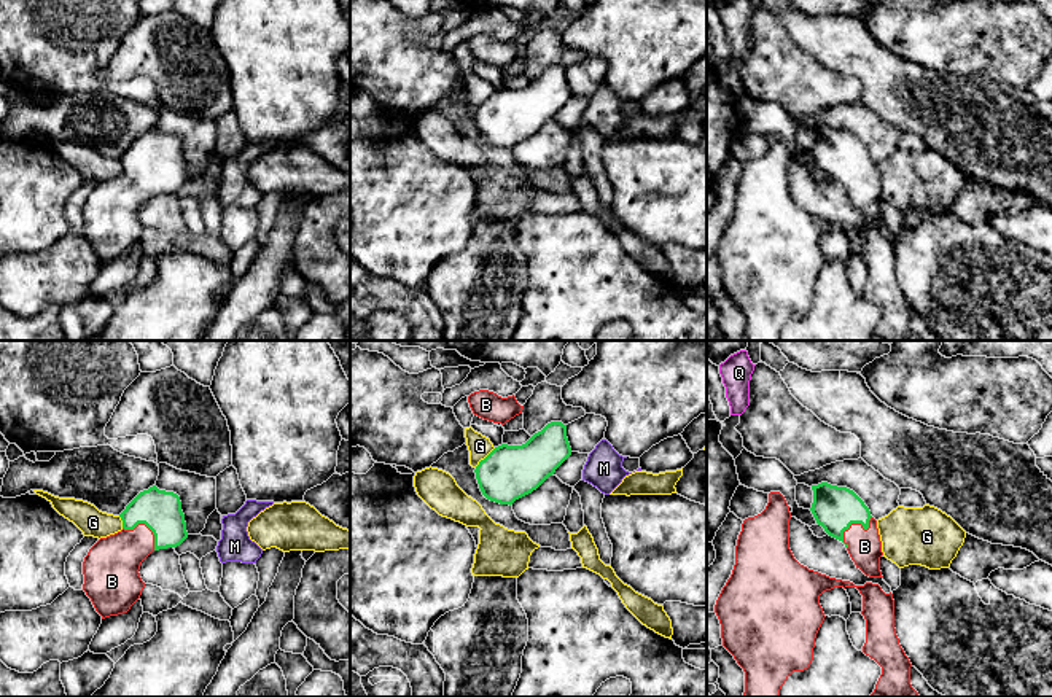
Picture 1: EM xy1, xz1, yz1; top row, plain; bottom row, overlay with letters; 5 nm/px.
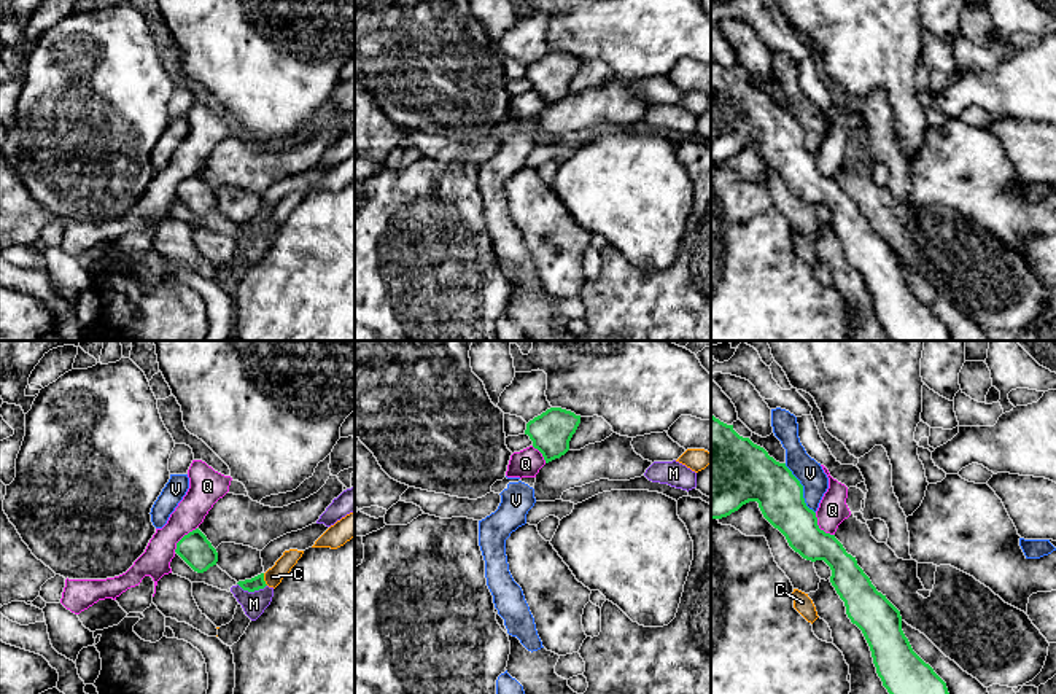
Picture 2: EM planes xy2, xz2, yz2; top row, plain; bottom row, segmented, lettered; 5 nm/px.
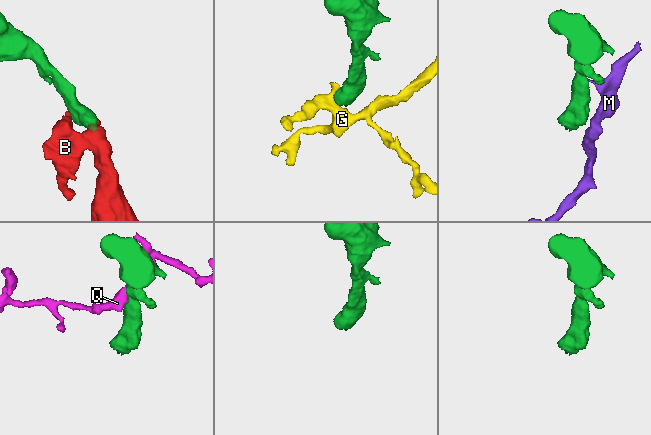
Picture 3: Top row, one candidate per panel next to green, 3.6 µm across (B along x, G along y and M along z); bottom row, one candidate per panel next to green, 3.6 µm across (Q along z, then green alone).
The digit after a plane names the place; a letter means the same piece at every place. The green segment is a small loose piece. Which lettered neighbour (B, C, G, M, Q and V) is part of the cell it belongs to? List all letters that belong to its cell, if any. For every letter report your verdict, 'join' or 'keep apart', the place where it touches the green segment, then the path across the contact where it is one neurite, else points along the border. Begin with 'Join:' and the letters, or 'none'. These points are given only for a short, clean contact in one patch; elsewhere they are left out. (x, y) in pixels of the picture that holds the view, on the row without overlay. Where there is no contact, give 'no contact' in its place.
Join: B
B: join; meets green in yz1 at (853, 166); runs through yz1 (834, 151), (853, 166), (864, 190)
C: keep apart; meets green in xy2 at (263, 223); border along xy2 (263, 217), (263, 223), (267, 228)
G: keep apart; meets green in xz1 at (486, 101); border along xz1 (495, 91), (475, 110)
M: keep apart; meets green in xy2 at (252, 234); border along xy2 (237, 226), (248, 234), (258, 234), (266, 230)
Q: keep apart; meets green in yz2 at (818, 171); border along yz2 (815, 156), (816, 167), (834, 179)
V: keep apart; meets green in yz2 at (802, 132); border along yz2 (784, 107), (802, 129), (803, 145), (815, 156)

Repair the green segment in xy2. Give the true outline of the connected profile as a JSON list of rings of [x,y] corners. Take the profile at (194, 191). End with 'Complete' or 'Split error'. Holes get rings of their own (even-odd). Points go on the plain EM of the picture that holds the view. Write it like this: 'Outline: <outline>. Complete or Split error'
Outline: [[[199,172],[184,178],[177,186],[175,196],[197,216],[207,215],[218,205],[216,193]]]. Complete

